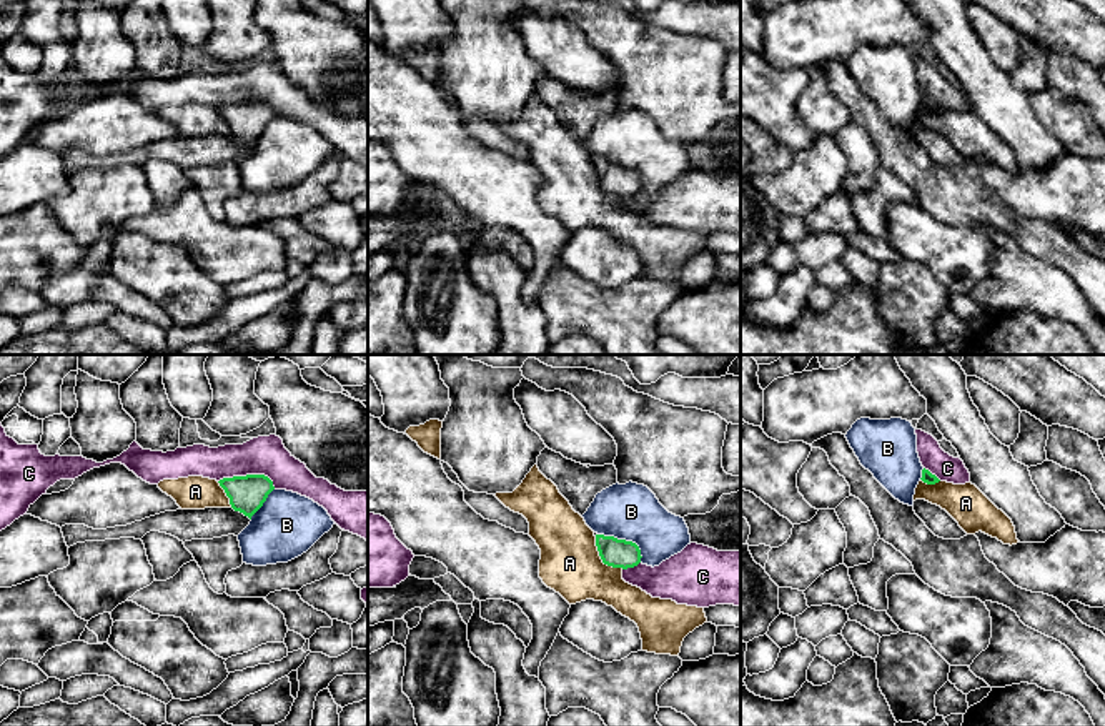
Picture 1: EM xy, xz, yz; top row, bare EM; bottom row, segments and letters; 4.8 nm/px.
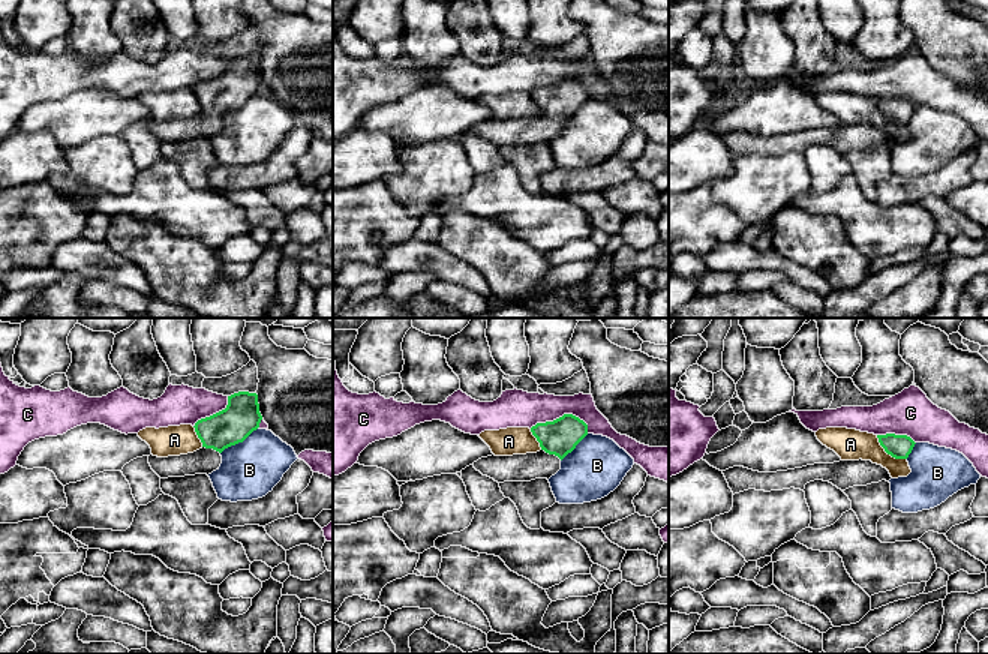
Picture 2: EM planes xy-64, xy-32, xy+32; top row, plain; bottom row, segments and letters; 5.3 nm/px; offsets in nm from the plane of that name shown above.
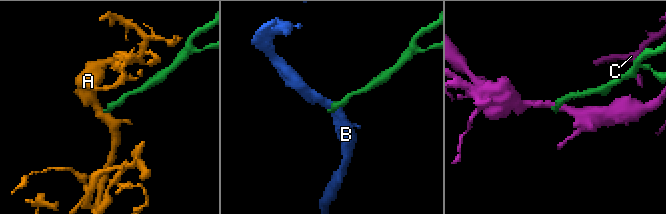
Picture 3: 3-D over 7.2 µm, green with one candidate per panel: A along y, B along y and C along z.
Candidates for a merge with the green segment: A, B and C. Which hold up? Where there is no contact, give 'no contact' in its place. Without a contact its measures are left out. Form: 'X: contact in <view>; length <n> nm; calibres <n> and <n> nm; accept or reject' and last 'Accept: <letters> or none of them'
A: contact in xz; length 220 nm; calibres 140 and 300 nm; reject
B: contact in xz; length 260 nm; calibres 140 and 280 nm; reject
C: contact in xy; length 280 nm; calibres 180 and 190 nm; reject
Accept: none of them

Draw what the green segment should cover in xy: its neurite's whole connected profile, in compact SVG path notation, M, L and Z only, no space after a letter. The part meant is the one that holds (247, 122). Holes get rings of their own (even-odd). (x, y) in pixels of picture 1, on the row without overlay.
M265 102L223 105L218 108L230 125L230 135L165 138L126 153L93 157L85 152L65 152L62 160L67 173L85 168L120 165L141 167L150 158L160 158L180 168L213 167L228 162L238 163L275 117Z

